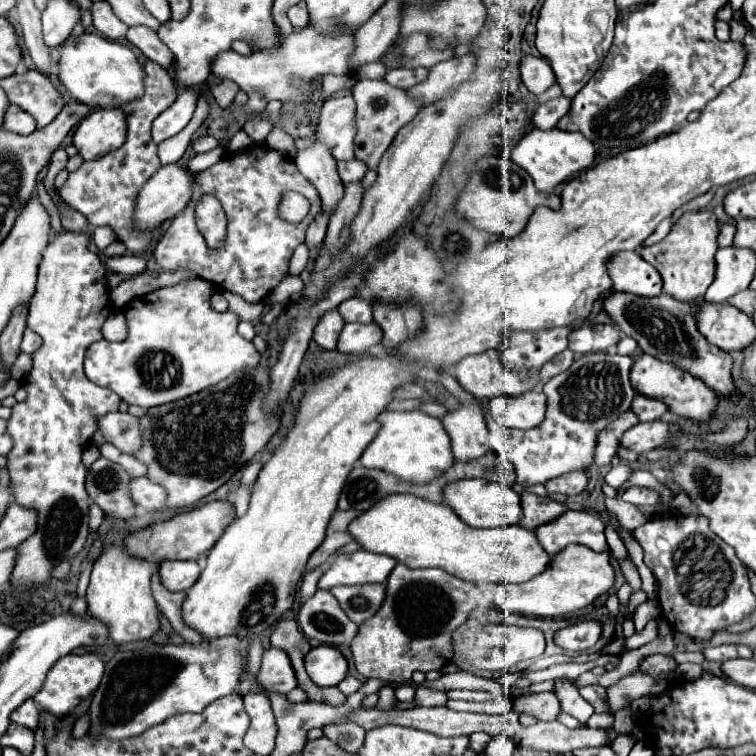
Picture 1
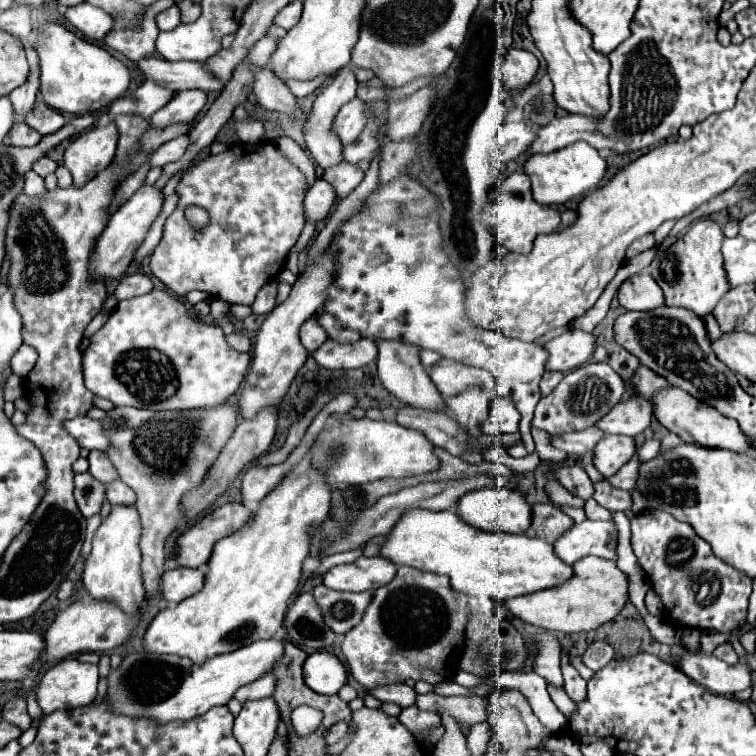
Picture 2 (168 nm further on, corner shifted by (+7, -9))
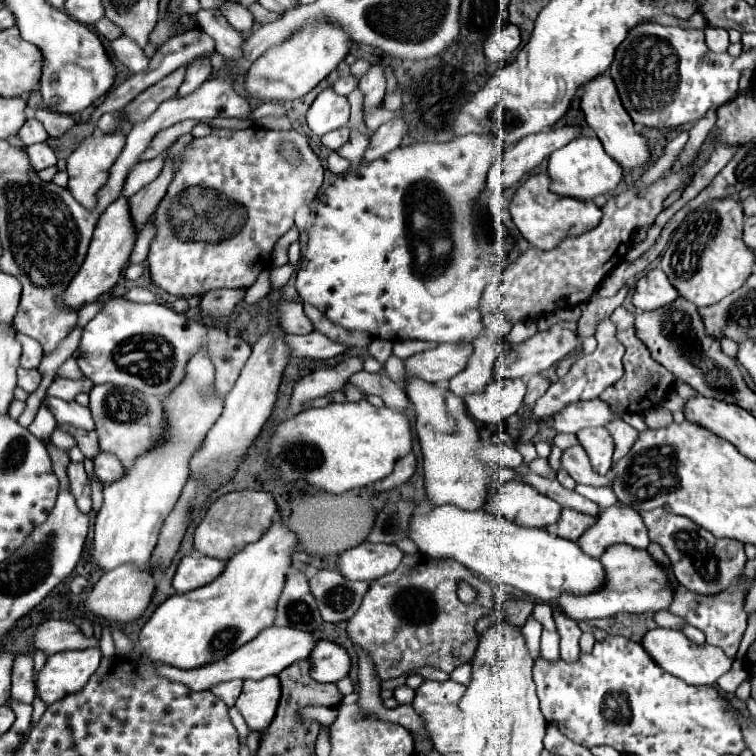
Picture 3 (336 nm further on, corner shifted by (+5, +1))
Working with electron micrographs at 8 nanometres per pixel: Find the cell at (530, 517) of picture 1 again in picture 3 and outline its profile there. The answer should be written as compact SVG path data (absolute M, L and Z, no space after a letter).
M564 507L560 513L560 519L556 521L556 535L564 537L568 541L578 541L578 537L594 523L594 517L586 513L578 513L574 509Z

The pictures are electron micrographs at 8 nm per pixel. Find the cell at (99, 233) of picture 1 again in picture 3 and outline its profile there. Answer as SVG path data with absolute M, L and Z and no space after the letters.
M198 61L198 65L192 65L186 73L184 83L178 89L178 97L186 97L186 95L194 93L204 81L210 79L210 73L212 73L212 67L206 65L206 61Z

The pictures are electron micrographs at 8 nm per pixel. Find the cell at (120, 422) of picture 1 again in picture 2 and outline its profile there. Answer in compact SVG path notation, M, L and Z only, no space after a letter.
M76 417L76 419L68 419L68 423L64 423L64 429L78 441L78 445L82 449L100 449L106 451L110 447L108 437L104 435L102 423L84 417Z

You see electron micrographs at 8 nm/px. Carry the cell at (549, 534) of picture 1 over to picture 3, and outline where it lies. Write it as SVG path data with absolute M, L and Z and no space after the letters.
M614 505L602 509L596 515L594 525L588 527L578 539L580 549L590 557L600 557L606 547L614 543L628 543L636 549L648 547L646 527L642 525L640 515L628 505Z

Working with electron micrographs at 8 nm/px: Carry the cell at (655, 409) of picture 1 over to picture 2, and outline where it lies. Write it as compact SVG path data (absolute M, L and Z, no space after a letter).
M634 395L630 401L612 407L612 411L608 411L608 415L604 415L604 419L596 423L596 427L606 435L636 437L650 425L650 417L652 417L652 403Z

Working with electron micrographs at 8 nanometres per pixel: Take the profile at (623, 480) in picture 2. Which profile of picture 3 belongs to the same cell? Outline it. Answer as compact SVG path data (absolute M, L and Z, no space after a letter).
M618 419L614 425L608 425L606 429L612 433L612 437L616 441L616 451L614 451L614 463L616 463L624 455L628 455L628 451L632 449L632 445L638 439L638 431L634 427L630 427L628 423L624 423L622 419Z

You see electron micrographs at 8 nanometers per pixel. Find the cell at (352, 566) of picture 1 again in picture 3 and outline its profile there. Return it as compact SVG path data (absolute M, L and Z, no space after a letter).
M364 541L354 549L338 555L336 569L350 581L374 581L394 571L402 561L402 551L396 545L374 545Z

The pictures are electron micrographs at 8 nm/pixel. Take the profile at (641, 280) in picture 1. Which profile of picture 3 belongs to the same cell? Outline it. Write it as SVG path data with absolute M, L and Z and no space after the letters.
M652 269L636 281L632 303L636 309L650 311L650 309L668 305L676 297L678 297L678 291L670 285L662 269Z

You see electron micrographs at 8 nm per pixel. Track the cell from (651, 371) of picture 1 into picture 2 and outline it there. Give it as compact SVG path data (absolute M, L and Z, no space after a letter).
M668 387L662 389L654 395L654 417L672 433L680 435L684 443L694 443L694 445L704 445L704 447L718 447L718 449L730 449L736 453L746 453L752 449L752 439L744 435L740 425L724 415L720 415L714 407L710 407L704 401L698 401L696 397L684 393L682 389Z

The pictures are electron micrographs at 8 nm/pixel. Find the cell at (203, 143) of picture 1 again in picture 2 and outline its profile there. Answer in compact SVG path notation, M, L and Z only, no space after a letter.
M182 135L178 139L172 139L164 145L160 145L152 157L150 157L150 167L164 167L166 163L172 163L176 159L180 159L188 149L188 135Z

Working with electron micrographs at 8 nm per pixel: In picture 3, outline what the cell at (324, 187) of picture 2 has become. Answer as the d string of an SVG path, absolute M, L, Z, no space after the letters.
M330 153L330 157L328 157L328 169L330 169L330 173L334 173L334 175L342 175L348 167L350 167L350 163L348 163L346 159L338 157L336 153Z

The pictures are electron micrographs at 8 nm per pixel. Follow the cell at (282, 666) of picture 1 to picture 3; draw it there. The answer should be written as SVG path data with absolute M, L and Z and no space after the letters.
M228 681L226 685L216 685L216 687L212 689L212 693L216 693L228 707L232 707L234 701L238 699L240 691L242 691L242 683L244 683L244 681Z

